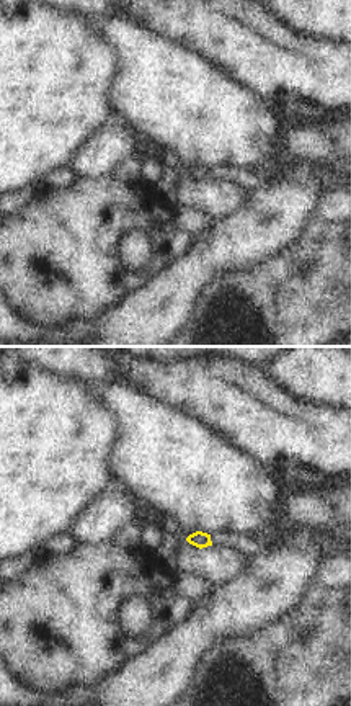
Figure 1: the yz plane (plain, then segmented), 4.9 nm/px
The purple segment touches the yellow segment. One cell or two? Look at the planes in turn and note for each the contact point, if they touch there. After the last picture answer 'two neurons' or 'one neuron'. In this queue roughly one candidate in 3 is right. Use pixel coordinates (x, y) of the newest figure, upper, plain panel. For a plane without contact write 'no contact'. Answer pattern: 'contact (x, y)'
no contact

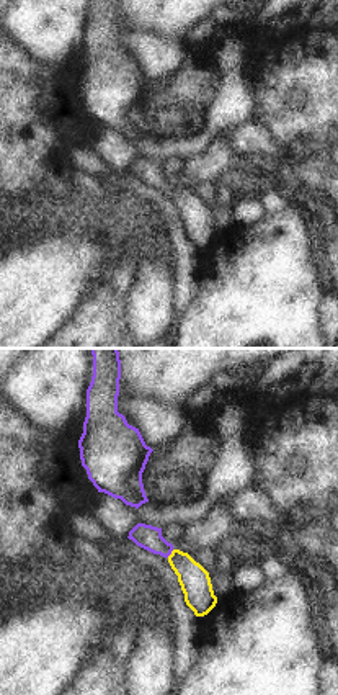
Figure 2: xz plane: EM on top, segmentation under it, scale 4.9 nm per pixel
contact (170, 187)

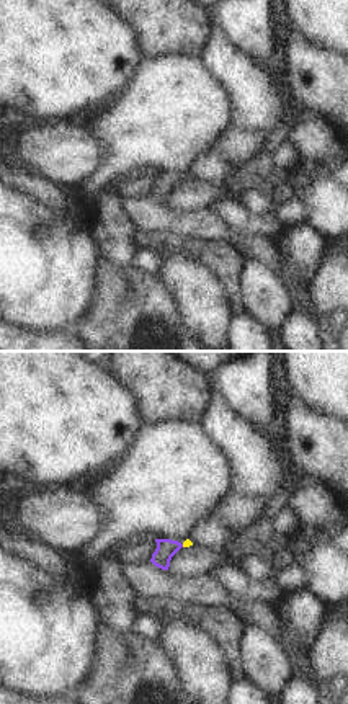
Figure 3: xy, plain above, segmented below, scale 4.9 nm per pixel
no contact

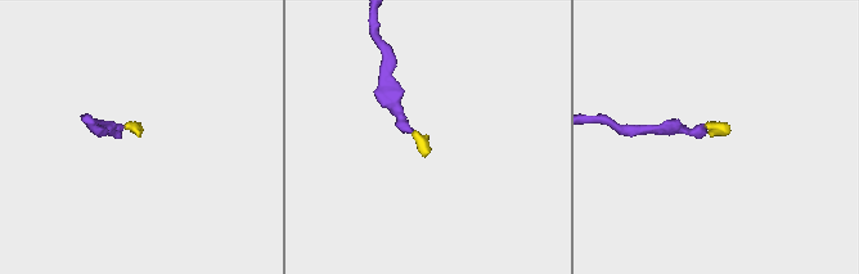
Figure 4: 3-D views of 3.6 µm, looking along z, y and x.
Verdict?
one neuron

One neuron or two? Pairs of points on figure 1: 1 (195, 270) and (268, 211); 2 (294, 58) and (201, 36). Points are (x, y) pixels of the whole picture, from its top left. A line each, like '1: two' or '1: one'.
1: one
2: one

